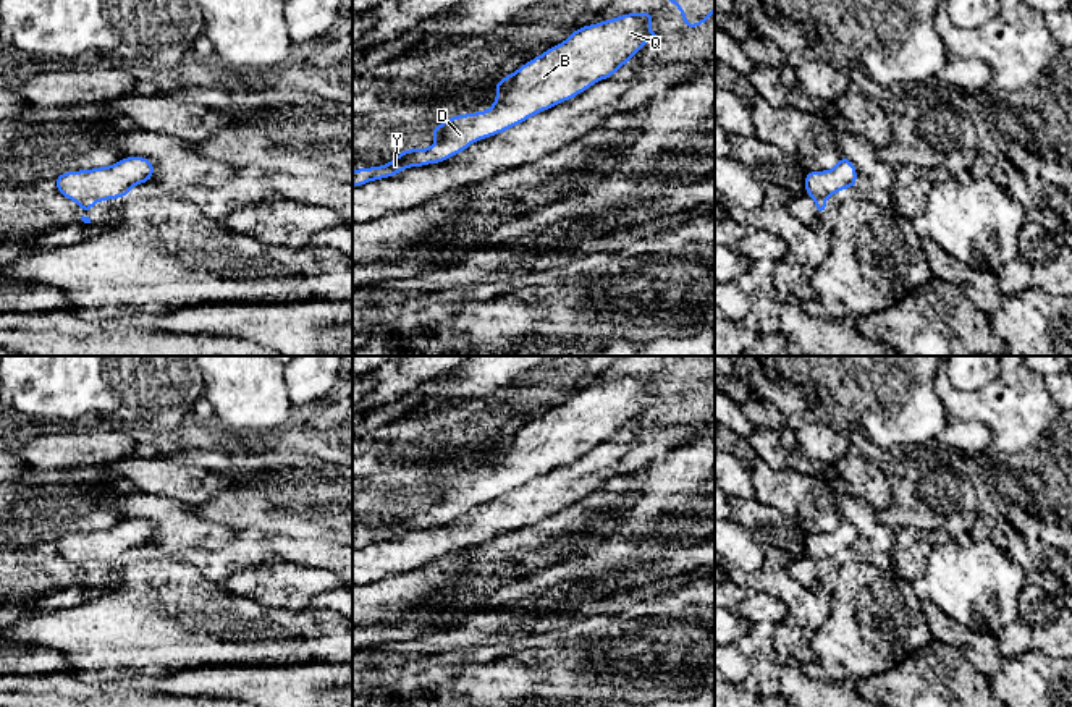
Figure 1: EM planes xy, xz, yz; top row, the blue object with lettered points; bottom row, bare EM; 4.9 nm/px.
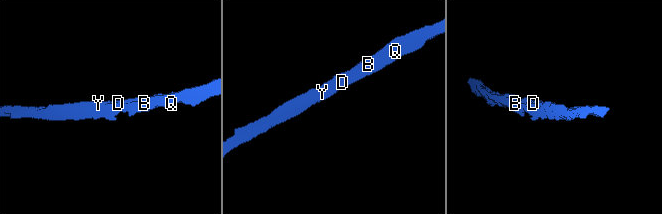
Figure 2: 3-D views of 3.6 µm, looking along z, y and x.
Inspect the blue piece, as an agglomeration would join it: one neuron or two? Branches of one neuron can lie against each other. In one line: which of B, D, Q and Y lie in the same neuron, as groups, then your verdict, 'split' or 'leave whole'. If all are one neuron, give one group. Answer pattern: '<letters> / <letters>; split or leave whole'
B D Q Y; leave whole

